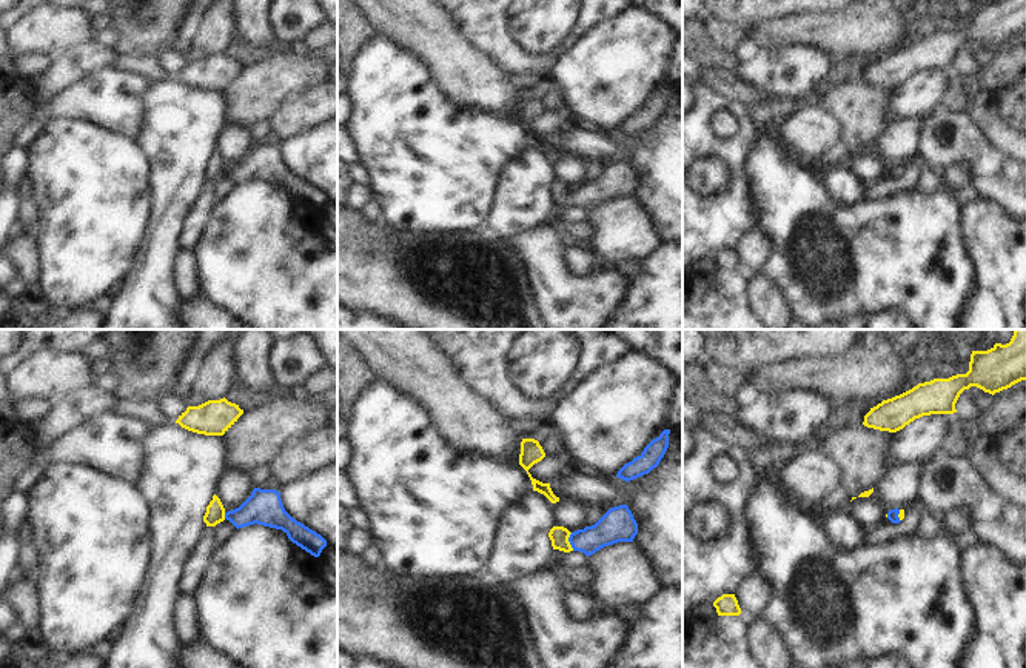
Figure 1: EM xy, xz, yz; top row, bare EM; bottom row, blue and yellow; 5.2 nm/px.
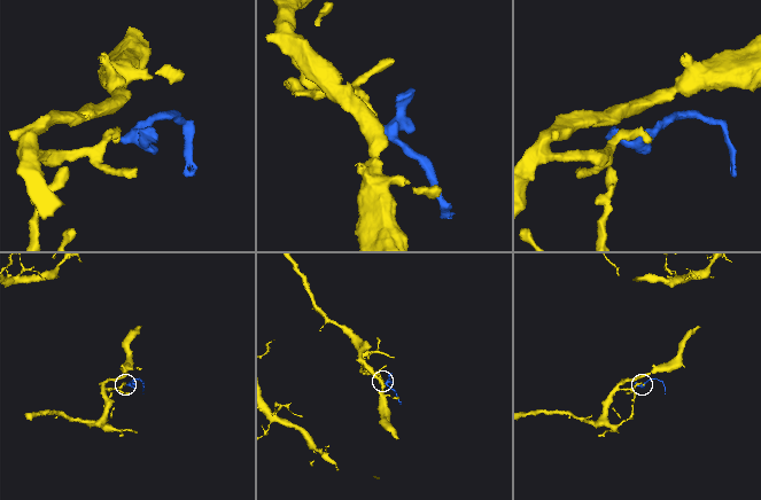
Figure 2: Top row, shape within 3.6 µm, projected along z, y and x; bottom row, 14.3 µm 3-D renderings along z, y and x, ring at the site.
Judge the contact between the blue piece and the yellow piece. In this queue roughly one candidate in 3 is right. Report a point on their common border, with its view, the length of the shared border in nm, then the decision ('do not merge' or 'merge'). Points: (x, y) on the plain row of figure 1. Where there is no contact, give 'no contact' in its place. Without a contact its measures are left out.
xz (569, 196) | 100 nm | merge

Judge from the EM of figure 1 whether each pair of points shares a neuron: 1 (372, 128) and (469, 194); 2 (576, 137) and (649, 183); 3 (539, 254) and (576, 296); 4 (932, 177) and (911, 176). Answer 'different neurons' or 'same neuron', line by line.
1: same neuron
2: same neuron
3: same neuron
4: different neurons

